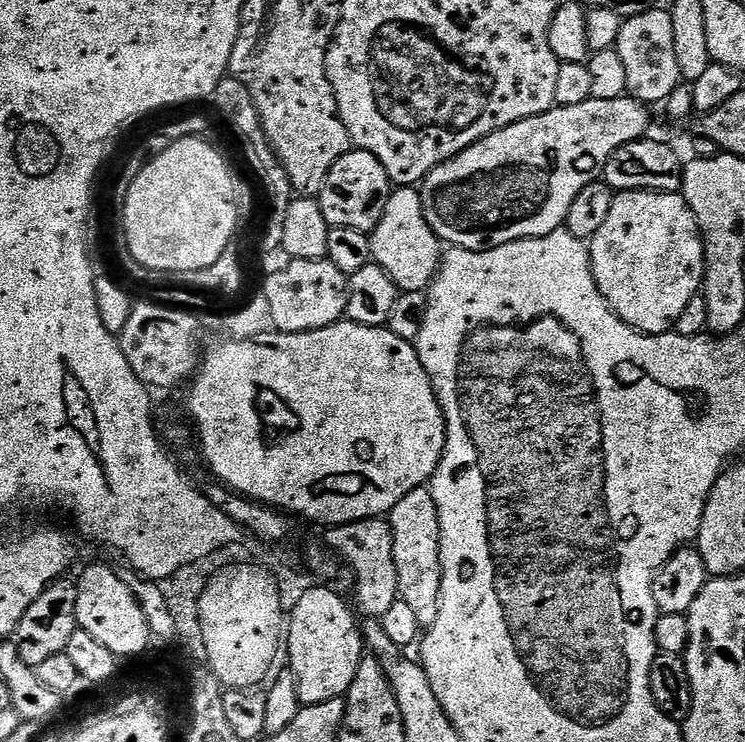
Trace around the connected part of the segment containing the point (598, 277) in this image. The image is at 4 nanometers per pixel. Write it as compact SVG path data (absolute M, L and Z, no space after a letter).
M622 192L613 195L610 214L606 217L606 223L602 225L602 230L598 230L598 234L594 234L594 238L590 241L590 251L594 282L600 293L606 298L609 308L612 309L615 316L622 318L622 322L626 322L646 336L661 336L663 332L673 331L678 314L682 314L682 310L686 310L690 298L698 295L704 283L704 238L700 235L696 215L690 210L690 206L680 192Z

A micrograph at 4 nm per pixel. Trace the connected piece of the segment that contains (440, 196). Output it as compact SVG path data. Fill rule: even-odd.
M625 94L613 100L590 99L582 102L582 106L555 107L548 112L543 112L541 116L531 116L522 122L506 126L502 130L482 138L477 144L470 145L469 148L462 150L454 158L442 162L437 168L428 172L427 178L418 188L426 214L426 222L430 222L430 226L436 231L436 235L440 237L441 241L448 243L449 240L449 245L465 248L471 252L483 252L486 248L497 248L515 240L533 240L539 236L549 236L551 232L557 231L563 225L574 198L578 198L578 194L582 194L584 187L593 183L594 178L603 173L606 162L615 154L617 148L639 140L647 133L644 131L648 128L648 112L649 109L641 104L639 100L634 100L631 96Z

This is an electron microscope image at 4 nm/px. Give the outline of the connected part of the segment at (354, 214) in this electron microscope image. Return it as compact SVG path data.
M349 150L342 154L342 158L338 158L338 162L334 162L334 166L330 166L330 174L326 174L318 199L329 229L349 228L371 234L378 226L393 191L391 178L374 154Z

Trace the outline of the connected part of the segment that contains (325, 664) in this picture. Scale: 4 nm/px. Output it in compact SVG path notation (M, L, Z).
M312 586L290 613L290 619L286 624L286 656L288 652L287 663L296 676L297 694L300 695L301 705L339 700L347 693L350 682L354 682L354 674L366 655L366 645L358 620L356 624L357 613L353 611L350 604L349 608L347 602L338 593L331 592L328 588Z

